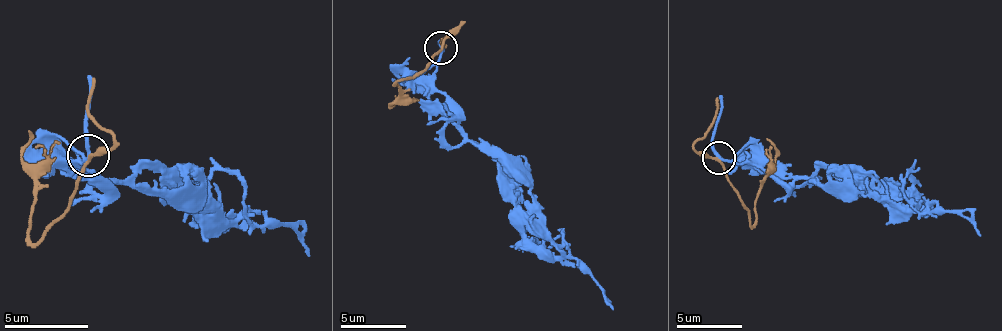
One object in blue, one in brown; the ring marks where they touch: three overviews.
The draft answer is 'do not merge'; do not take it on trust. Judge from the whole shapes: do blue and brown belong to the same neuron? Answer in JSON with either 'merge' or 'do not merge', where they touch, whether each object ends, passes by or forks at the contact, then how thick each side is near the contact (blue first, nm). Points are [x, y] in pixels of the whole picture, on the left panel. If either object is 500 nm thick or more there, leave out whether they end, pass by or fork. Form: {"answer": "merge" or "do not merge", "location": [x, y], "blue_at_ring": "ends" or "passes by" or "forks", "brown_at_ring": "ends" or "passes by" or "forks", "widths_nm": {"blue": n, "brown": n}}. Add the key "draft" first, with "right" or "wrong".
{"draft": "wrong", "answer": "merge", "location": [88, 155], "blue_at_ring": "passes by", "brown_at_ring": "passes by", "widths_nm": {"blue": 200, "brown": 160}}

